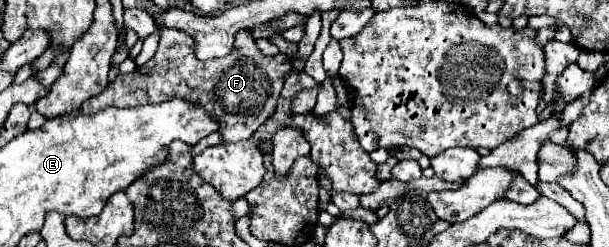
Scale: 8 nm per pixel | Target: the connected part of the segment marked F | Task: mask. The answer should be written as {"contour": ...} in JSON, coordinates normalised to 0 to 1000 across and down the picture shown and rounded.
{"contour":[[[266,121],[263,186],[253,235],[213,300],[194,308],[187,332],[174,348],[167,381],[141,405],[135,421],[135,462],[154,462],[177,429],[210,437],[210,429],[230,429],[230,421],[273,413],[282,397],[309,397],[328,421],[332,437],[338,437],[338,453],[348,462],[351,486],[358,486],[361,543],[368,551],[371,575],[394,575],[394,567],[414,559],[414,543],[450,462],[466,316],[476,300],[476,283],[479,283],[479,235],[473,235],[470,219],[433,227],[424,202],[420,170],[414,154],[404,154],[404,138],[391,138],[391,186],[384,186],[384,219],[378,219],[378,235],[351,235],[345,251],[325,251],[319,243],[319,194],[315,194],[312,154],[305,154],[305,138],[292,138],[292,121]]]}

